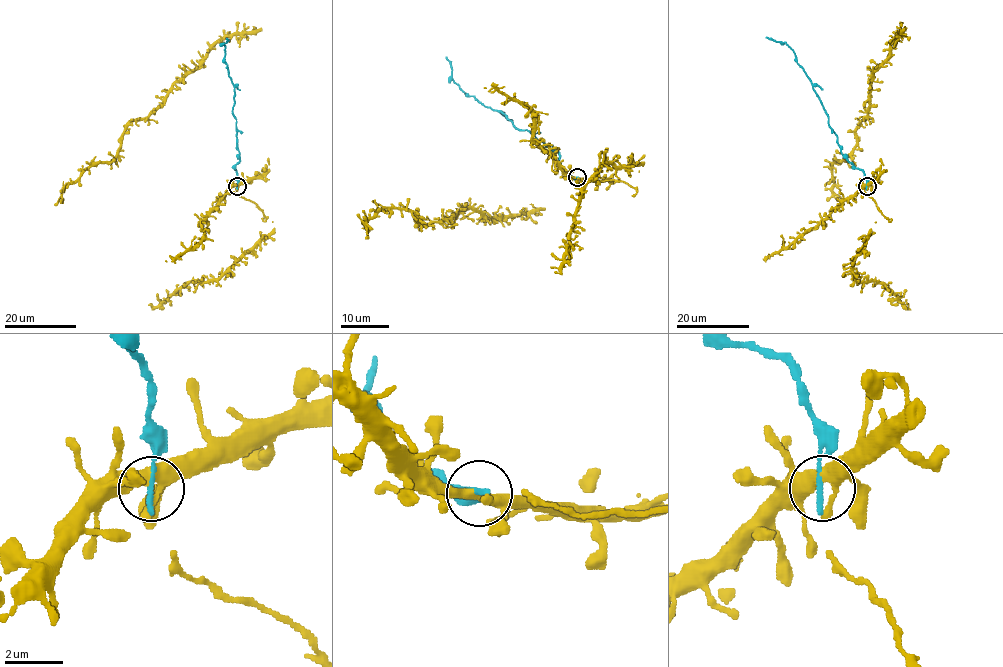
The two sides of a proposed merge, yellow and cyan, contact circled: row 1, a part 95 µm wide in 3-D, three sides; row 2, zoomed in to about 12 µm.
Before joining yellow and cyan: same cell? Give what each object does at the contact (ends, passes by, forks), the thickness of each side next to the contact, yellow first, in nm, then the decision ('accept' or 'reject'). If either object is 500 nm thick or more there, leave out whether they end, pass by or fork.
yellow forks | cyan ends | 320/200 nm | accept

